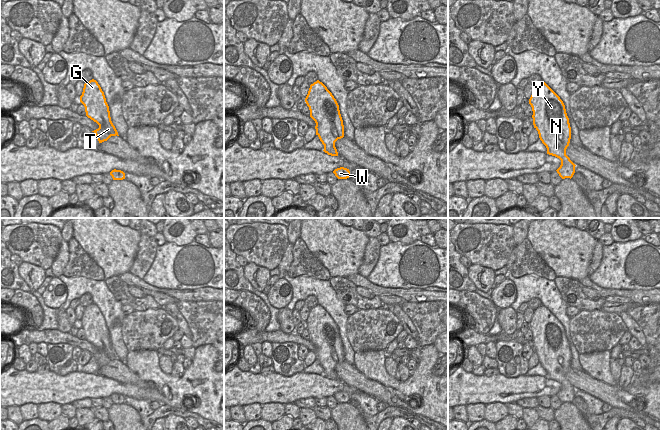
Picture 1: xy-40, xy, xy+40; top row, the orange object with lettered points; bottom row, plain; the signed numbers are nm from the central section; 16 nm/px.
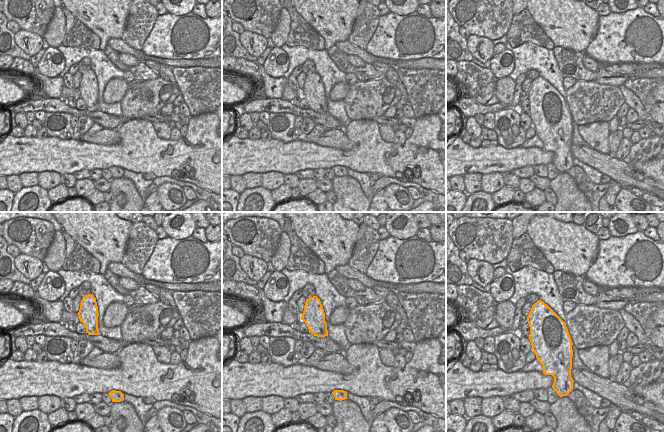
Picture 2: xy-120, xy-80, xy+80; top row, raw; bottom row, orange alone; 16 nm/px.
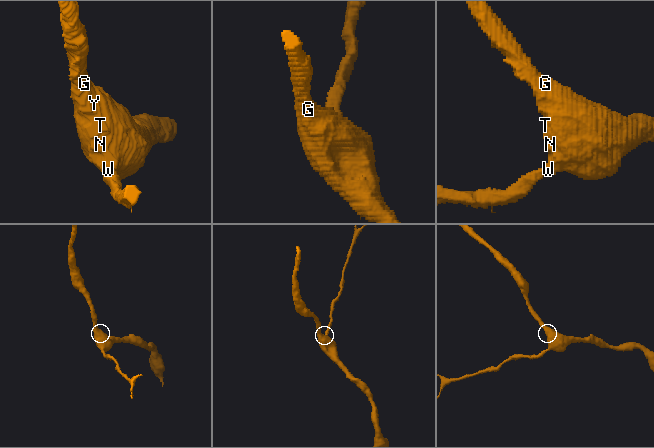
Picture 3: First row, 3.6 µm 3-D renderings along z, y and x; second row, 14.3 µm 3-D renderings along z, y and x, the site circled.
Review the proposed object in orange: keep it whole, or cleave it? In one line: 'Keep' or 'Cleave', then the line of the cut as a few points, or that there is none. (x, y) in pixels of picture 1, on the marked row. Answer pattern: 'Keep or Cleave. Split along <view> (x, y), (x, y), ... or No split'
Keep. No split

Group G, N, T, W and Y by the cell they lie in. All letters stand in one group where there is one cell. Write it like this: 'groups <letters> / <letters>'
groups G N T W Y

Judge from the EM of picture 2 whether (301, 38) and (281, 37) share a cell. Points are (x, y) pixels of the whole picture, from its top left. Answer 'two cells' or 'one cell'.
two cells

